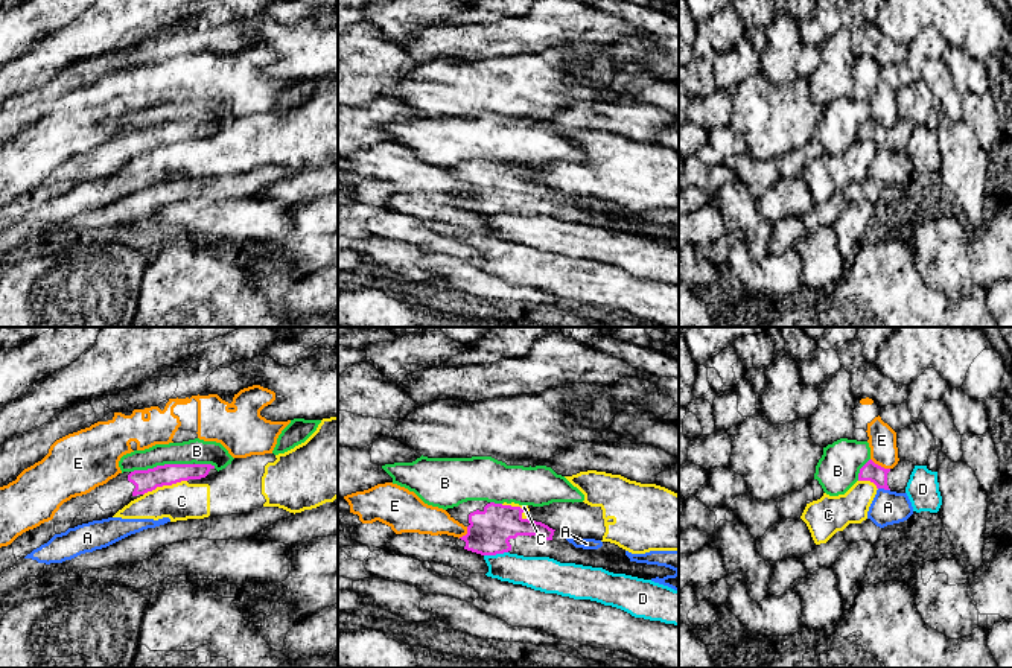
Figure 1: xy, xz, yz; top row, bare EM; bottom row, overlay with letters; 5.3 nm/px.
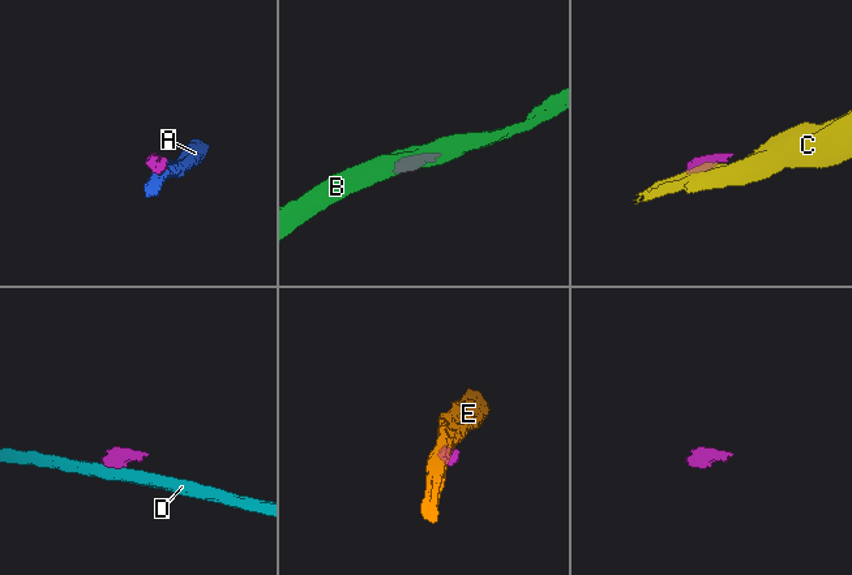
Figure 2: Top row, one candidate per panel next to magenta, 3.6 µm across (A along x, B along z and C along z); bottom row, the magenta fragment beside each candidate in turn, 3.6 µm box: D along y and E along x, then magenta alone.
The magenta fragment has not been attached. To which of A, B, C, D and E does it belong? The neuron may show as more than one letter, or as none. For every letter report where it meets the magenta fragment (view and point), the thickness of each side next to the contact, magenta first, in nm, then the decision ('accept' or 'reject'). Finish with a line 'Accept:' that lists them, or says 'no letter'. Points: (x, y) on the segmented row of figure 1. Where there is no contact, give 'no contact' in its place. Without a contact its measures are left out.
A: contact yz (884, 489); calibres 100 and 180 nm; reject
B: contact xy (162, 466); calibres 120 and 130 nm; reject
C: contact xy (165, 484); calibres 120 and 200 nm; reject
D: contact xz (495, 554); calibres 220 and 180 nm; reject
E: contact yz (880, 466); calibres 100 and 140 nm; reject
Accept: no letter

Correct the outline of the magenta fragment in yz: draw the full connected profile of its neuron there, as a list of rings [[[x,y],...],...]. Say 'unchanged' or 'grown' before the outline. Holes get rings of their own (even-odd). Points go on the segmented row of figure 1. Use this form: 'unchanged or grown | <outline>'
grown | [[[869,460],[858,473],[858,481],[870,481],[877,488],[890,491],[905,490],[915,464],[910,461],[901,461],[893,469],[884,469]]]

